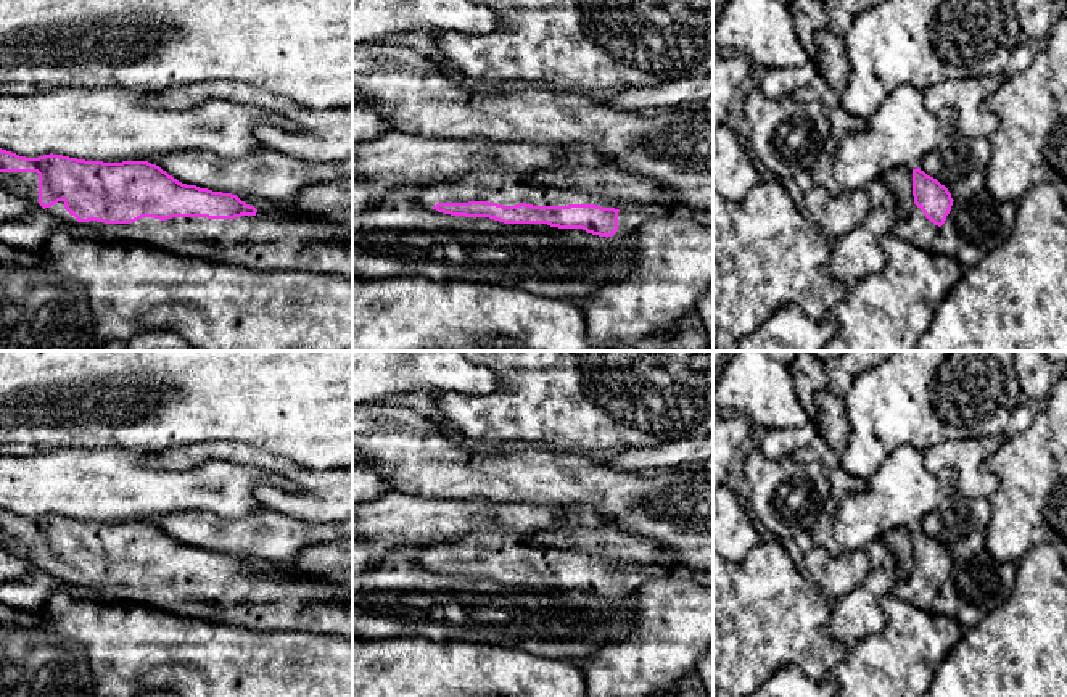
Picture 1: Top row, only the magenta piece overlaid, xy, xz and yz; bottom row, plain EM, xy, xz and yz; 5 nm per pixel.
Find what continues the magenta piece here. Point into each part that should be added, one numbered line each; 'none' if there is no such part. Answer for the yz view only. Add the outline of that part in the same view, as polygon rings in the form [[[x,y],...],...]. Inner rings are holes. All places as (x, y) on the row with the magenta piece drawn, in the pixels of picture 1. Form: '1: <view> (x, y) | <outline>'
1: yz (916, 229) | [[[916,206],[906,219],[893,219],[892,232],[921,250],[933,251],[940,227],[930,222]]]

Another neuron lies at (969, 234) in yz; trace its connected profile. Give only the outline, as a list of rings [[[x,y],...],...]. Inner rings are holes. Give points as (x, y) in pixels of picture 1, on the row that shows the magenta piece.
[[[987,188],[970,200],[954,200],[933,251],[953,256],[961,270],[970,269],[1006,241],[1016,212],[1017,203],[995,203]]]

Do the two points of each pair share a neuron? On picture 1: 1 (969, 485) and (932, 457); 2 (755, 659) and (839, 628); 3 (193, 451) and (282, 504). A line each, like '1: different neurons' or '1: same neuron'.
1: same neuron
2: different neurons
3: same neuron

